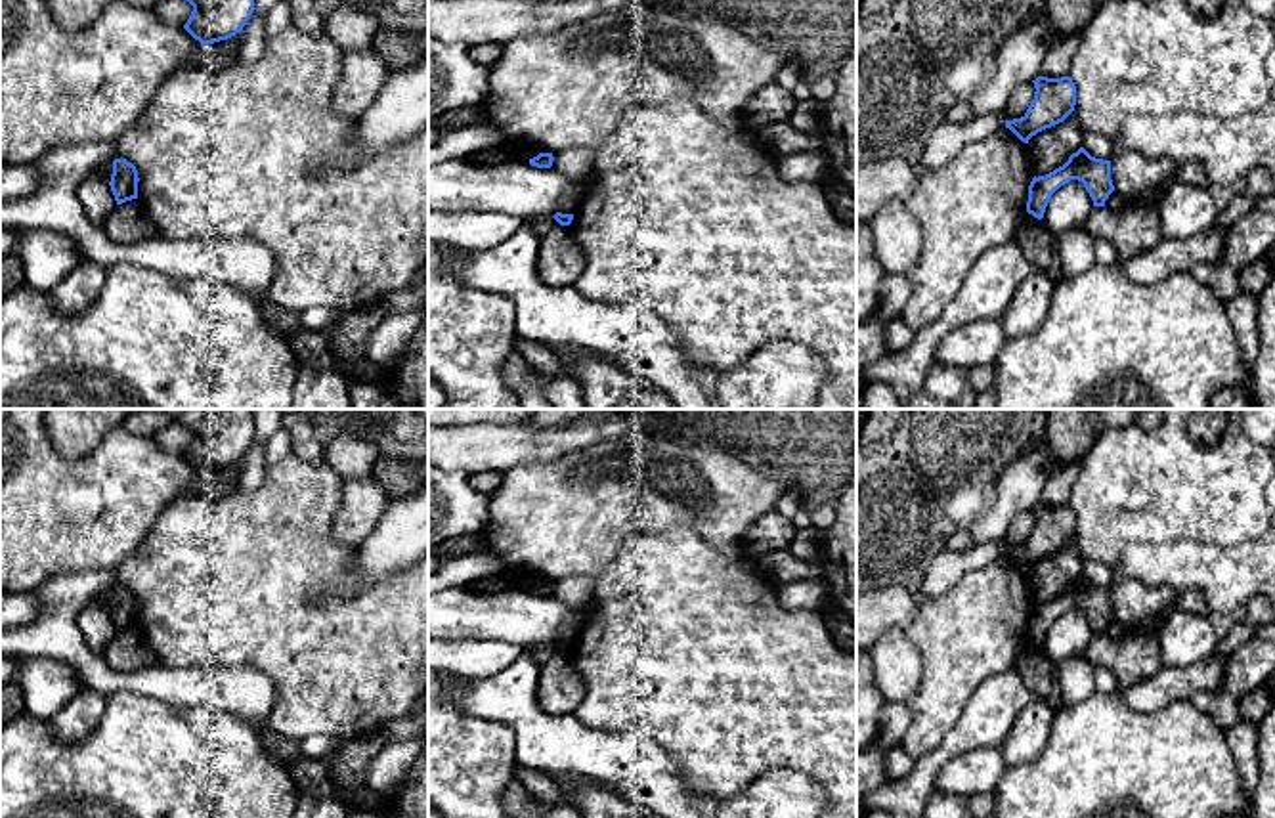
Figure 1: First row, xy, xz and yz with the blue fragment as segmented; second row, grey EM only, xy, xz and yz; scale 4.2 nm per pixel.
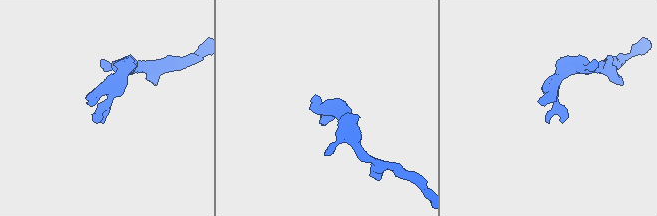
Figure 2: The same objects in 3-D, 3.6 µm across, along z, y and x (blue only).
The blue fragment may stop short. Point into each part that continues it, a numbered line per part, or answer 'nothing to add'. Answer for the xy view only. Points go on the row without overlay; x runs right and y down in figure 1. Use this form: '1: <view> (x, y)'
nothing to add

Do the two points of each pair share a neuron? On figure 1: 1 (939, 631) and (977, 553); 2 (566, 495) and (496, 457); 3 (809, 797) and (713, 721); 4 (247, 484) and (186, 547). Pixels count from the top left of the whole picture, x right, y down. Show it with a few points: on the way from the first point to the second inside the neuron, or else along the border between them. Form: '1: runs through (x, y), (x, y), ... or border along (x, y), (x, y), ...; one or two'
1: border along (1004, 555), (966, 572), (949, 589), (929, 597); two
2: border along (561, 455), (551, 461), (522, 463), (503, 474); two
3: border along (819, 782), (796, 771), (769, 771), (736, 792); two
4: border along (268, 469), (255, 490), (237, 490); two

